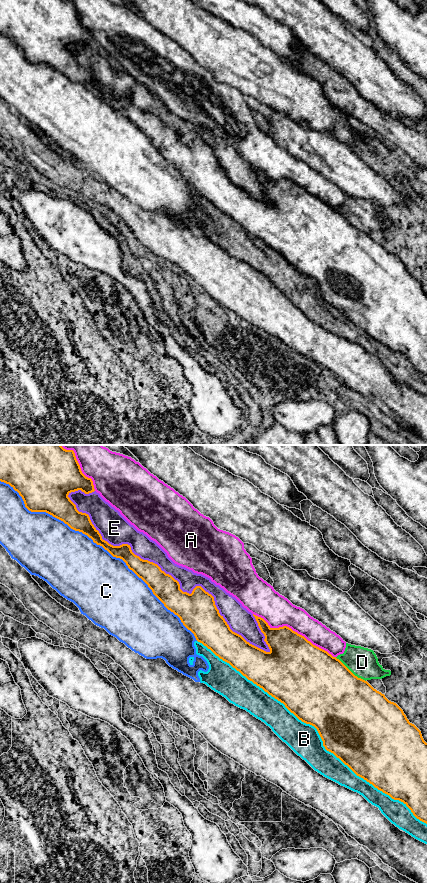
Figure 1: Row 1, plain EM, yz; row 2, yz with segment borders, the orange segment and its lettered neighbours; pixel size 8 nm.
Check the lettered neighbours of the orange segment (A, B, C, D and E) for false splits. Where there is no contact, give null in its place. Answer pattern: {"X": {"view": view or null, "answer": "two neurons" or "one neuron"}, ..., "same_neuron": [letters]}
{"A": {"view": "yz", "answer": "two neurons"}, "B": {"view": "yz", "answer": "two neurons"}, "C": {"view": "yz", "answer": "two neurons"}, "D": {"view": "yz", "answer": "two neurons"}, "E": {"view": "yz", "answer": "two neurons"}, "same_neuron": []}

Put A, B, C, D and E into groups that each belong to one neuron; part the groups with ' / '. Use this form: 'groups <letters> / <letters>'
groups A / B / C / D / E

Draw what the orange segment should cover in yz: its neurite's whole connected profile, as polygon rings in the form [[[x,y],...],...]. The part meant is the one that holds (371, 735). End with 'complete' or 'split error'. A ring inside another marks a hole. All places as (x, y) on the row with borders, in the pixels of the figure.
[[[0,445],[0,481],[9,484],[19,493],[29,511],[46,512],[52,515],[71,529],[87,535],[113,557],[122,559],[128,568],[148,585],[164,606],[180,618],[198,642],[283,703],[299,720],[314,726],[327,751],[333,753],[357,776],[392,799],[403,802],[417,819],[427,824],[427,743],[421,731],[409,722],[403,710],[396,703],[389,701],[384,694],[374,689],[367,681],[355,676],[339,659],[313,645],[304,636],[287,626],[271,628],[263,618],[253,614],[270,651],[266,652],[250,644],[230,629],[223,616],[220,615],[214,597],[201,586],[196,586],[191,594],[183,592],[177,580],[162,571],[157,564],[135,555],[130,545],[113,546],[103,540],[89,515],[79,512],[68,497],[71,492],[78,490],[85,494],[95,491],[92,479],[82,473],[73,450],[66,450],[61,445]]]; complete

